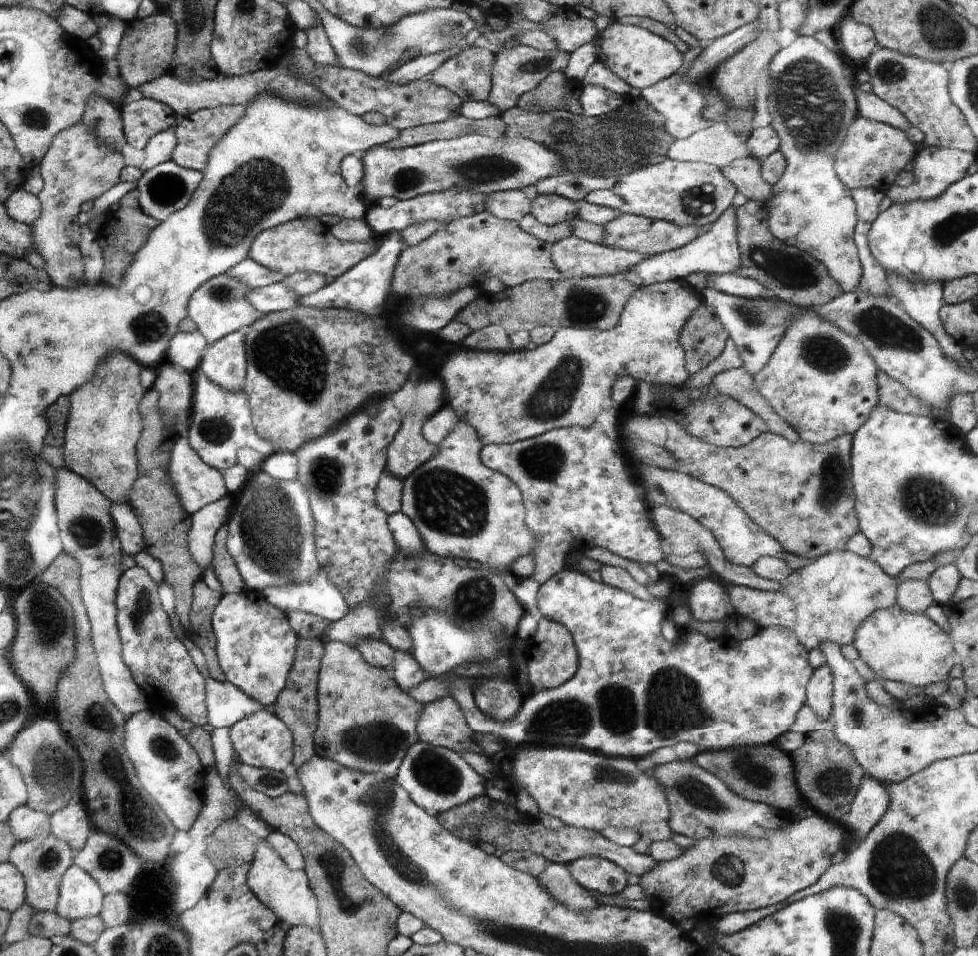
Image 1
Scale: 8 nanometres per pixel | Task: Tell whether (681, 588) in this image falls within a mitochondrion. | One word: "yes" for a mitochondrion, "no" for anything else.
no

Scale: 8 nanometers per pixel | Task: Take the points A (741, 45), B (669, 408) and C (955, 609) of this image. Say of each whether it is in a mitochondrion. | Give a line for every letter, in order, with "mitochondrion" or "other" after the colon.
A: other
B: other
C: other

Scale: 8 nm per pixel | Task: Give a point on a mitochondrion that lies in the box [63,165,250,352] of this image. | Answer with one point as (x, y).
(166, 189)

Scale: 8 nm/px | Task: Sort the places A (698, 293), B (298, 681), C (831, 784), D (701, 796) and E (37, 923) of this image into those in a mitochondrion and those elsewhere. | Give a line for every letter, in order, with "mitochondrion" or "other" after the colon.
A: other
B: mitochondrion
C: mitochondrion
D: mitochondrion
E: other

